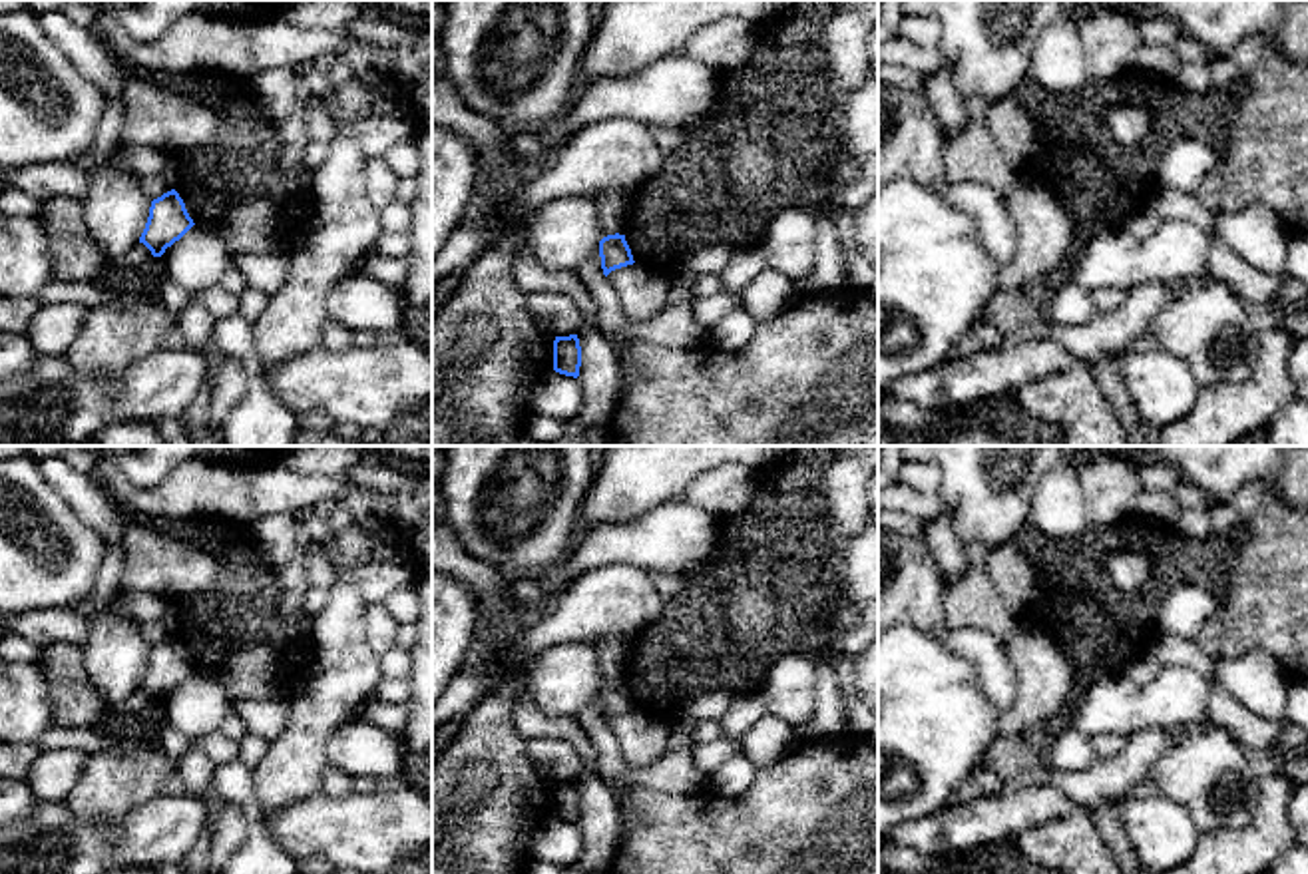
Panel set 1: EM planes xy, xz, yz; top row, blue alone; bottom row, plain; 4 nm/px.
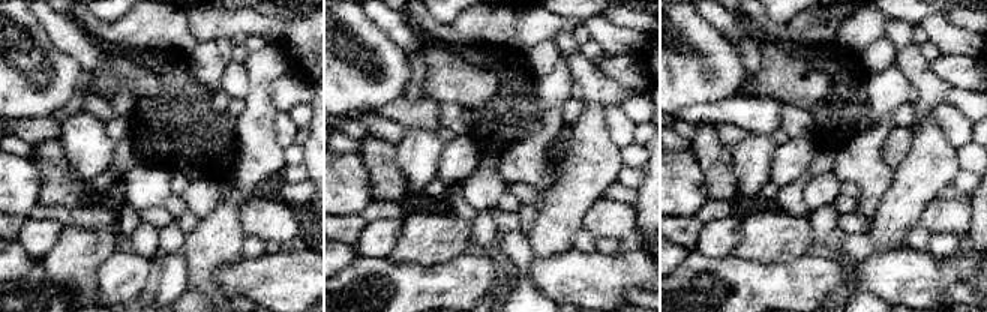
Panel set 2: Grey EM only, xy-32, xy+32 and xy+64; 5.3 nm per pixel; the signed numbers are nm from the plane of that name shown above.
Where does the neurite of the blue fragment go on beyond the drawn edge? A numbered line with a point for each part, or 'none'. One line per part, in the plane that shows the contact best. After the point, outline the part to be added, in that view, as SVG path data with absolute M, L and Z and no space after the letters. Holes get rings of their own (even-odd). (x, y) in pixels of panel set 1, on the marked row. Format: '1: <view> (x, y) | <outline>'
none

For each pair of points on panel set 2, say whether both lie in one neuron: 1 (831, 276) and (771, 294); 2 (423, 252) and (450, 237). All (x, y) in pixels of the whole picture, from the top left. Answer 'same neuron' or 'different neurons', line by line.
1: same neuron
2: same neuron

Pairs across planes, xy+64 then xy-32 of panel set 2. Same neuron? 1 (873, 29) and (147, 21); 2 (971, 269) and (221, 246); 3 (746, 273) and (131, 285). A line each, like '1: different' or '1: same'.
1: different
2: different
3: same

